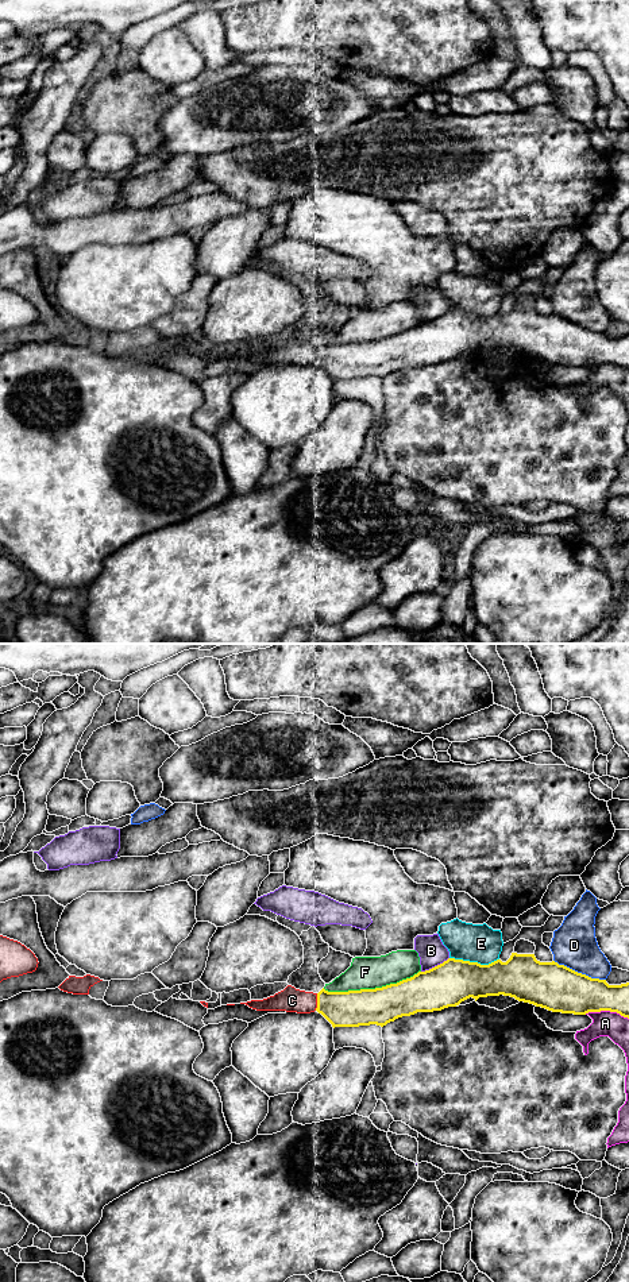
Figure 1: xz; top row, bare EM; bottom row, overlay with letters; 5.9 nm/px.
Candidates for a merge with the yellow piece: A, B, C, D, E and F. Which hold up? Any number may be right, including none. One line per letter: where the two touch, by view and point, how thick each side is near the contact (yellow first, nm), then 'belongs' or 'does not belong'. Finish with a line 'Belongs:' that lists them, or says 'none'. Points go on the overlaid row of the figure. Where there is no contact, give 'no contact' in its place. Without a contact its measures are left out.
A: meets yellow in xz at (606, 1010); 260 nm thick on the yellow side, 160 nm on the other; does not belong
B: meets yellow in xz at (435, 966); 260 nm thick on the yellow side, 160 nm on the other; does not belong
C: meets yellow in xz at (317, 1001); 220 nm thick on the yellow side, 140 nm on the other; belongs
D: meets yellow in xz at (579, 973); 280 nm thick on the yellow side, 280 nm on the other; does not belong
E: meets yellow in xz at (474, 962); 260 nm thick on the yellow side, 220 nm on the other; does not belong
F: meets yellow in xz at (371, 989); 220 nm thick on the yellow side, 190 nm on the other; does not belong
Belongs: C

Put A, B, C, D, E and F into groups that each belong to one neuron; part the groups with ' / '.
A / B / C / D / E / F

